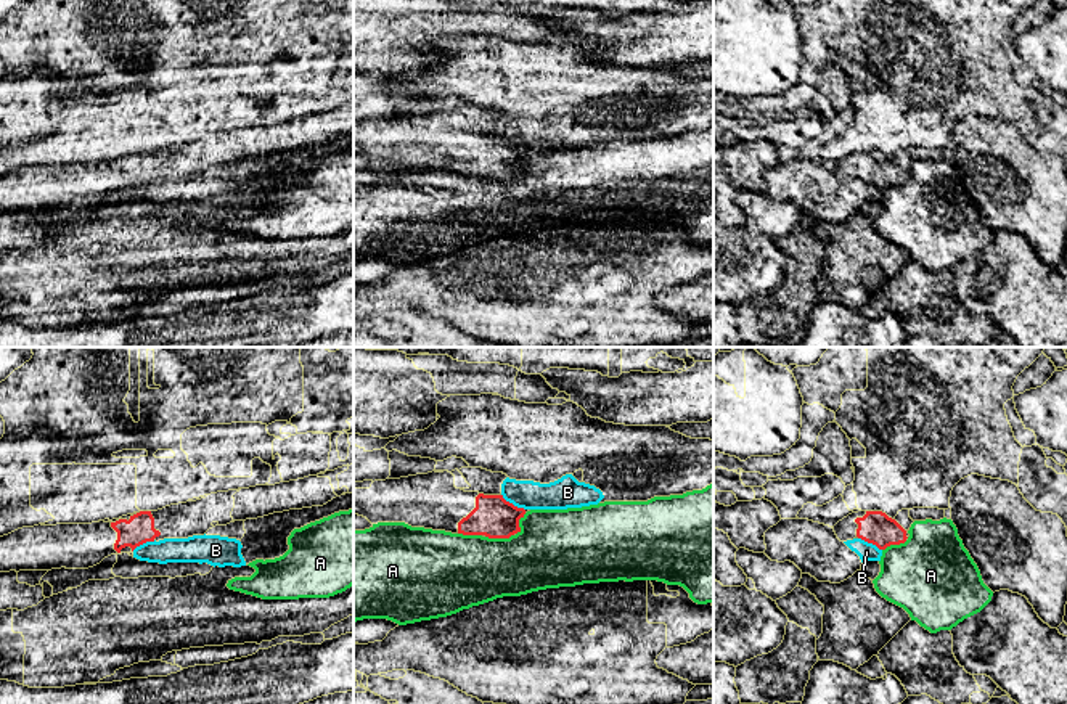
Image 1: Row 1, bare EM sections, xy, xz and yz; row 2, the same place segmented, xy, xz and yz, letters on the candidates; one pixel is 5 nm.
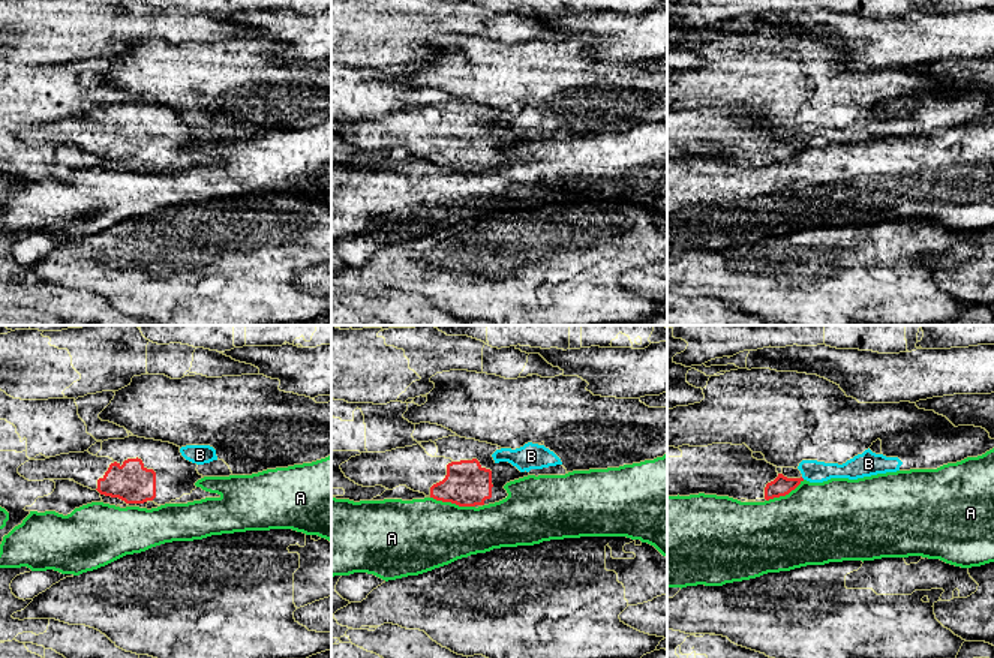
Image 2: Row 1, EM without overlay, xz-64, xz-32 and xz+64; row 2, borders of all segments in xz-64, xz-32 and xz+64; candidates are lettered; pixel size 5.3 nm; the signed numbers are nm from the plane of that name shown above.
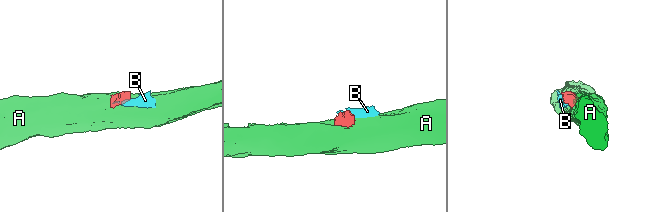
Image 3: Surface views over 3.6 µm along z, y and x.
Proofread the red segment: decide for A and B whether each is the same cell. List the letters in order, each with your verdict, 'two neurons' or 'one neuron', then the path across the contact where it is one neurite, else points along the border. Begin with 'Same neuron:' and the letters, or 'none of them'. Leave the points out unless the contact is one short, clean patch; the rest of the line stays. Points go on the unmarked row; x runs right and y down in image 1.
Same neuron: none of them
A: two neurons; border along xz (513, 174), (508, 177), (486, 177)
B: two neurons; border along xz (502, 134), (506, 140), (524, 150)

